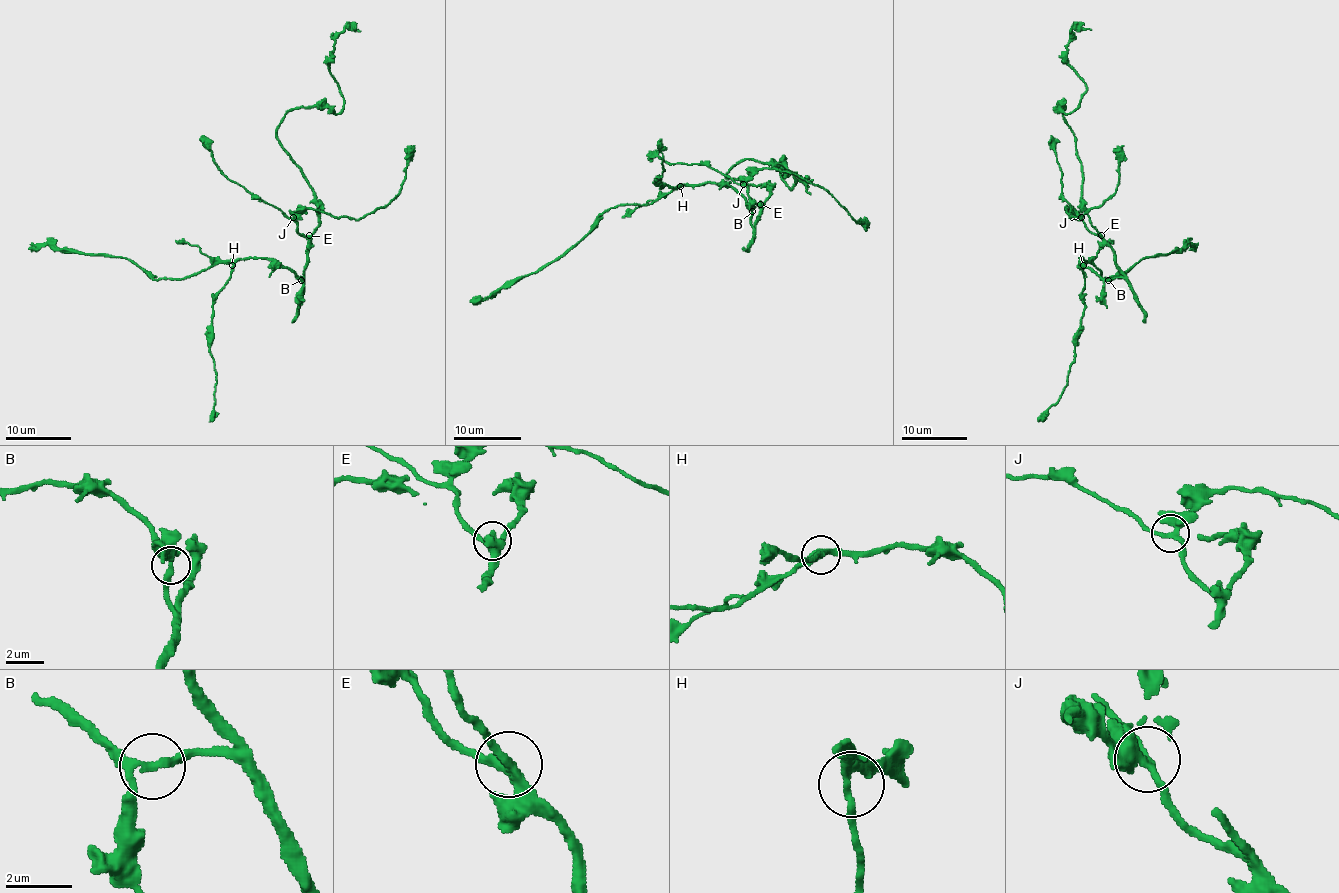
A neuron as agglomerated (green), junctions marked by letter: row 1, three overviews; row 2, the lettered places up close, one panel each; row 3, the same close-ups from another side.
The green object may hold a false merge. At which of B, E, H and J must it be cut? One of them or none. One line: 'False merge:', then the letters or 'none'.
False merge: none

